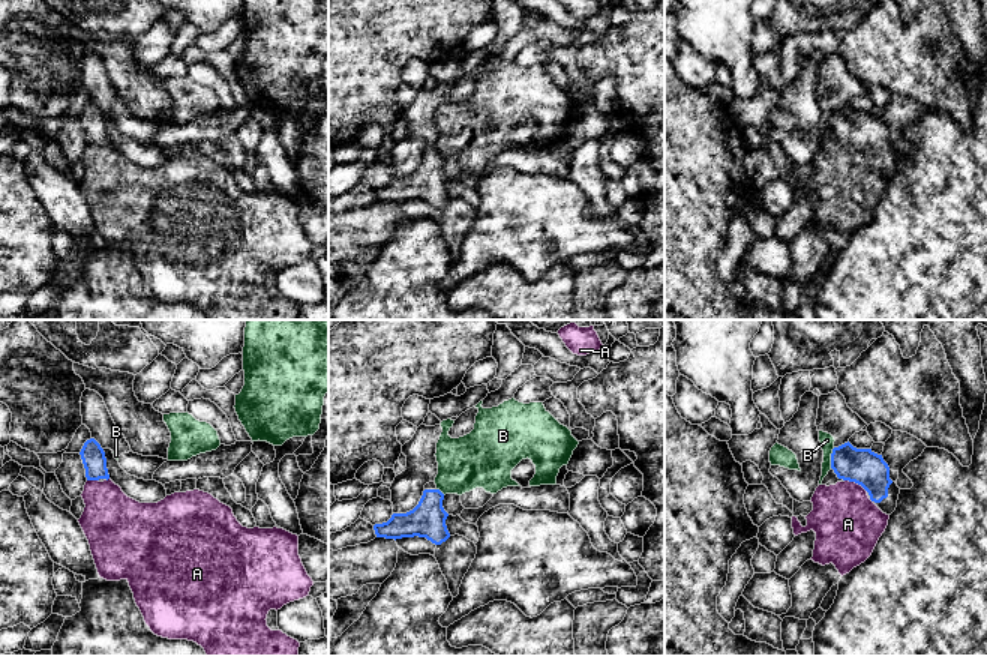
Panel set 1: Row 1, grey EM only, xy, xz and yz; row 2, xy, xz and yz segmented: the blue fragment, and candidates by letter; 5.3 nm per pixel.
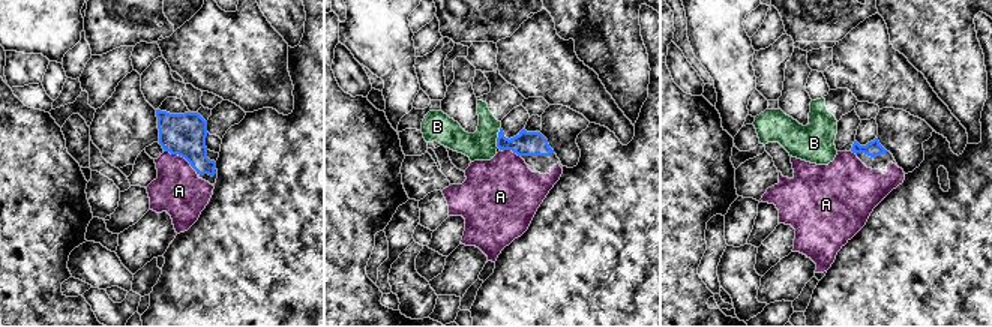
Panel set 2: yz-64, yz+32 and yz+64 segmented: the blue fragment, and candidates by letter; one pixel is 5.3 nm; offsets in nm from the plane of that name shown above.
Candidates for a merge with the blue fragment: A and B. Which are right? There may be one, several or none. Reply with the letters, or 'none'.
A

